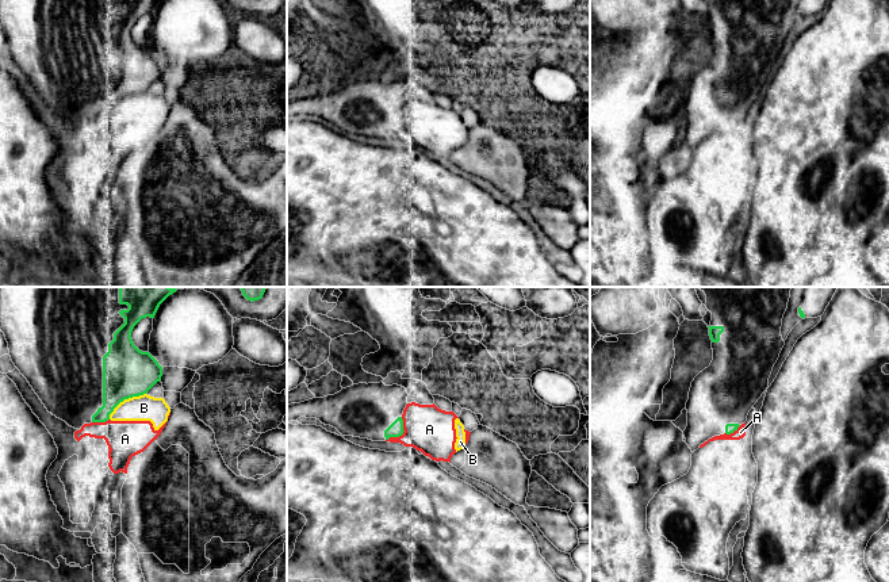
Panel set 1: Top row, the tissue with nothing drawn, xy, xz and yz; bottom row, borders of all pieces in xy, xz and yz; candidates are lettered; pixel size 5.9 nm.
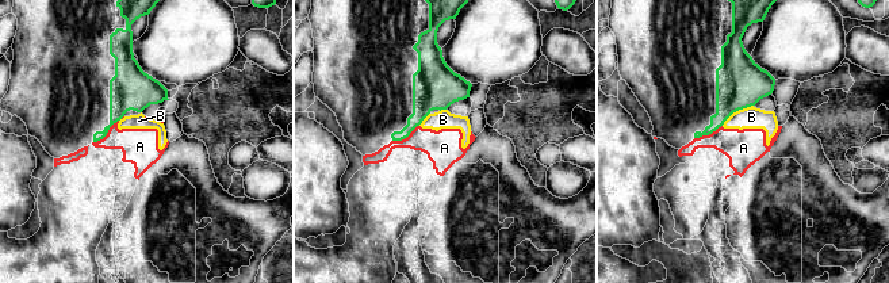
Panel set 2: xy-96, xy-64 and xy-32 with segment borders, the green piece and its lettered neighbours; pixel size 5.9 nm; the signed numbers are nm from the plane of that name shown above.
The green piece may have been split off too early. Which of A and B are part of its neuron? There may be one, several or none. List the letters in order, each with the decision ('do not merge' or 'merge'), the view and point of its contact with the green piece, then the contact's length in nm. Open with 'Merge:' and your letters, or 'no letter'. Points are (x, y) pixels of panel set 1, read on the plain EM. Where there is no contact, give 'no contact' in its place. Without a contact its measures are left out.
Merge: no letter
A: do not merge | xz (402, 130) | 170 nm
B: do not merge | xy (125, 95) | 280 nm

